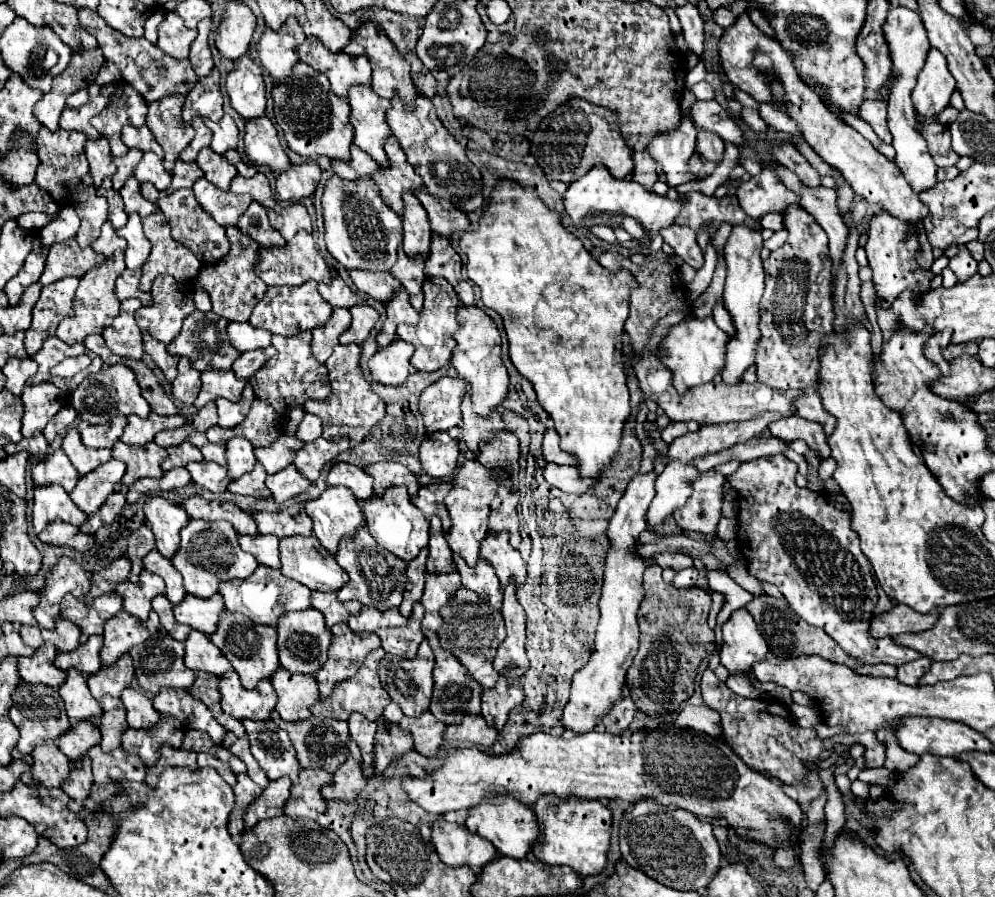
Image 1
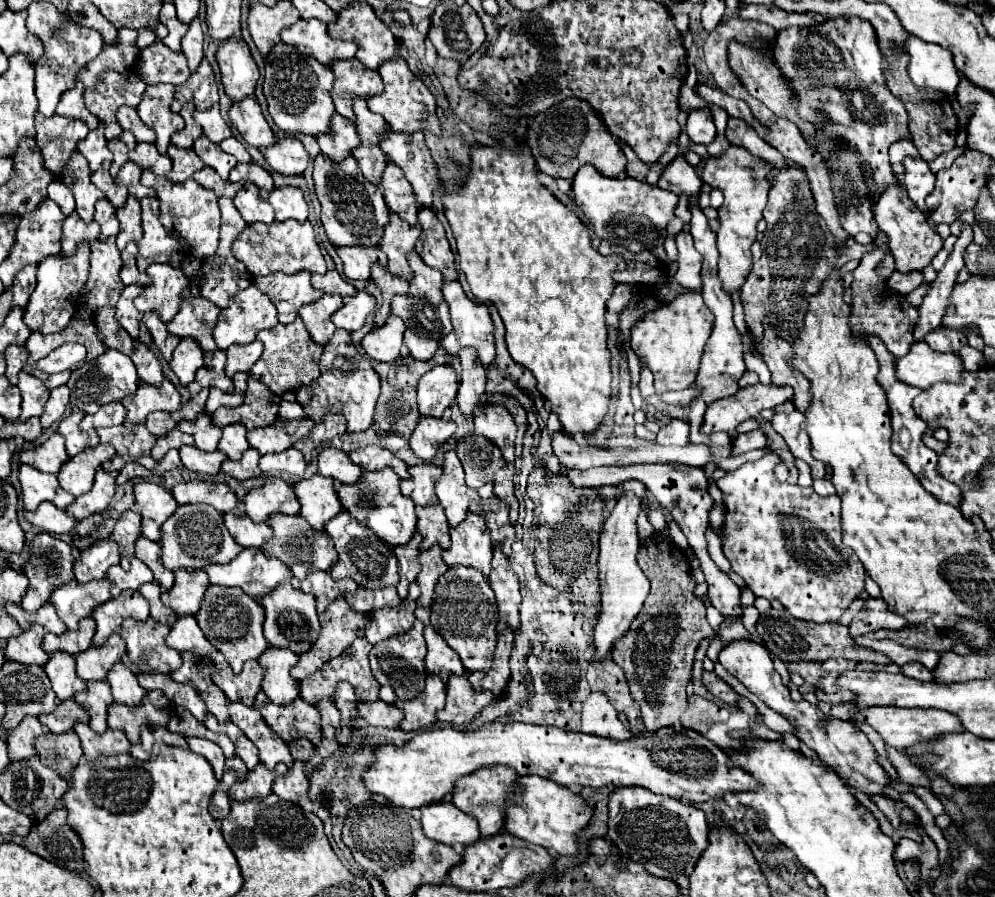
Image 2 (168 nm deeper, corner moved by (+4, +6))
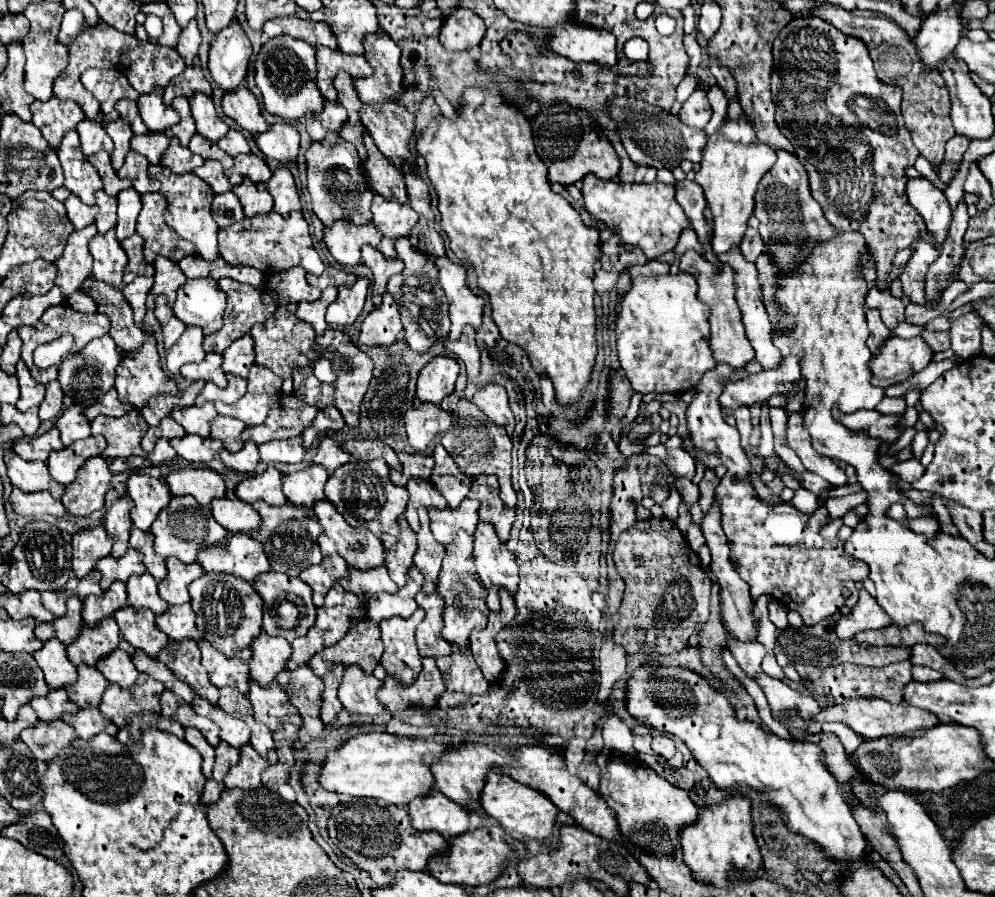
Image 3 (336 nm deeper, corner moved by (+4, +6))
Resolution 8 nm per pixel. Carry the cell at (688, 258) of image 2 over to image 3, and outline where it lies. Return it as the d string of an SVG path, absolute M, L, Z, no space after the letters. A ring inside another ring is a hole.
M689 249L681 255L681 265L679 265L681 273L689 273L695 275L697 283L699 283L699 301L709 305L709 325L711 325L711 335L709 335L709 343L711 343L711 351L715 361L727 361L731 367L741 369L745 367L747 361L751 361L755 357L755 351L747 339L745 333L745 325L743 325L743 313L737 305L737 285L735 285L735 271L731 267L725 265L725 269L715 269L711 263L707 263L697 251Z

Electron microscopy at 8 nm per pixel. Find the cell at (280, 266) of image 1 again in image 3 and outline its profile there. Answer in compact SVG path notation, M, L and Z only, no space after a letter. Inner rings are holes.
M295 211L289 217L279 217L277 213L255 215L251 219L245 217L243 221L231 225L231 229L221 229L219 231L219 253L231 265L249 265L265 273L269 271L277 273L277 271L285 271L291 267L303 267L307 273L321 275L325 269L319 253L313 247L309 227L301 211Z

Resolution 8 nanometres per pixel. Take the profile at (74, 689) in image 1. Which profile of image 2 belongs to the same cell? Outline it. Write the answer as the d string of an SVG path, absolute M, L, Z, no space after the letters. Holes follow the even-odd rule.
M55 651L49 655L49 661L43 665L53 691L61 701L71 699L77 691L85 691L85 681L81 681L75 673L75 659L69 653Z

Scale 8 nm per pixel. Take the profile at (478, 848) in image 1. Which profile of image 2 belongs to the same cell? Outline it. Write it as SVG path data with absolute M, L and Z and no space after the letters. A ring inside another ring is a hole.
M447 801L421 807L421 825L429 839L455 849L463 849L475 843L481 835L475 817L455 809L455 805Z

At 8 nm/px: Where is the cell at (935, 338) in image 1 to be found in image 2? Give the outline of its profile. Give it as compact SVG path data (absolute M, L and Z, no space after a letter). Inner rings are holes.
M961 225L961 235L949 255L949 259L945 261L945 265L941 267L941 271L937 273L937 279L931 283L931 289L927 291L927 295L923 297L923 303L919 305L919 325L915 325L915 339L923 339L927 331L935 329L941 325L947 305L949 305L949 293L955 287L955 279L957 273L963 269L963 253L967 249L967 245L973 241L973 231L971 225Z

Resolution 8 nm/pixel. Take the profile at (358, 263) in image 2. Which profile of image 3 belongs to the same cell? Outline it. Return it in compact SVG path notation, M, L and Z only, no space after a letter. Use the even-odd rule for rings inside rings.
M337 221L331 229L325 229L325 245L341 267L357 267L361 263L363 245L377 249L381 243L375 225L347 225L347 221Z

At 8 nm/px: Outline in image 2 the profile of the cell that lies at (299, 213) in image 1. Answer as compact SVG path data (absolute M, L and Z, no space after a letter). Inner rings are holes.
M275 187L269 193L269 203L275 209L275 221L307 221L307 203L299 187Z

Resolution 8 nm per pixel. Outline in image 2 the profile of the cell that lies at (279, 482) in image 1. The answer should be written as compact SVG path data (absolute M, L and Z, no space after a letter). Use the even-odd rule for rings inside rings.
M291 447L287 451L283 451L283 453L269 453L267 457L261 457L259 467L265 473L289 471L289 473L293 473L297 477L303 477L307 463L303 461L303 455L295 447Z

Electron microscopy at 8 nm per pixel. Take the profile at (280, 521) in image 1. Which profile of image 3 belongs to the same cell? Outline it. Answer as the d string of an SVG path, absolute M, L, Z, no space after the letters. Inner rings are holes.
M267 467L261 475L245 479L237 485L237 497L249 505L257 503L257 501L265 501L269 505L281 507L287 505L287 497L283 495L281 489L283 481L281 481L281 473L275 467Z

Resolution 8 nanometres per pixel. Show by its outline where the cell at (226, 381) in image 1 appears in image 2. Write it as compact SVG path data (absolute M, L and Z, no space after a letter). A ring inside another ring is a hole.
M223 351L205 353L203 367L199 369L199 373L195 373L195 381L191 381L191 385L187 385L189 393L195 395L203 387L217 387L217 389L221 389L225 393L231 393L233 391L233 381L223 371L225 359L227 357L225 357Z

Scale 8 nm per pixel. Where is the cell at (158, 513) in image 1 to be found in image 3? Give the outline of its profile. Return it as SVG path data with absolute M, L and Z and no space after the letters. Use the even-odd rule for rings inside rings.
M133 473L127 481L127 495L133 499L135 509L131 513L133 525L141 531L149 531L157 515L169 505L171 493L167 483L161 479L147 477L143 473Z

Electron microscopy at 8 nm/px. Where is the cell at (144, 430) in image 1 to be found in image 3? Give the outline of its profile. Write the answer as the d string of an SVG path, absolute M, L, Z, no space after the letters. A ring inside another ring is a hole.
M147 335L147 345L143 347L143 353L137 353L135 357L127 357L123 353L123 361L117 369L115 389L123 403L129 403L139 411L147 405L149 397L179 393L177 385L173 385L161 369L153 335Z

